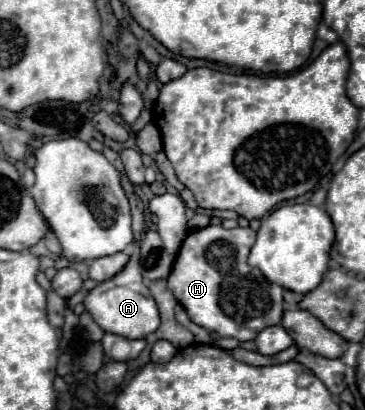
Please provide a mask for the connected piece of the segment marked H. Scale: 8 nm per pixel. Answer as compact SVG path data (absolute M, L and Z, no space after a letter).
M207 226L201 230L191 230L187 238L181 244L181 250L177 254L177 260L173 264L173 270L167 278L169 290L175 294L177 302L185 308L191 322L197 326L213 332L221 338L237 338L237 340L253 340L263 328L281 324L283 318L283 288L279 284L269 282L261 270L251 268L247 264L249 250L255 242L255 232L251 228L223 228L223 226Z

